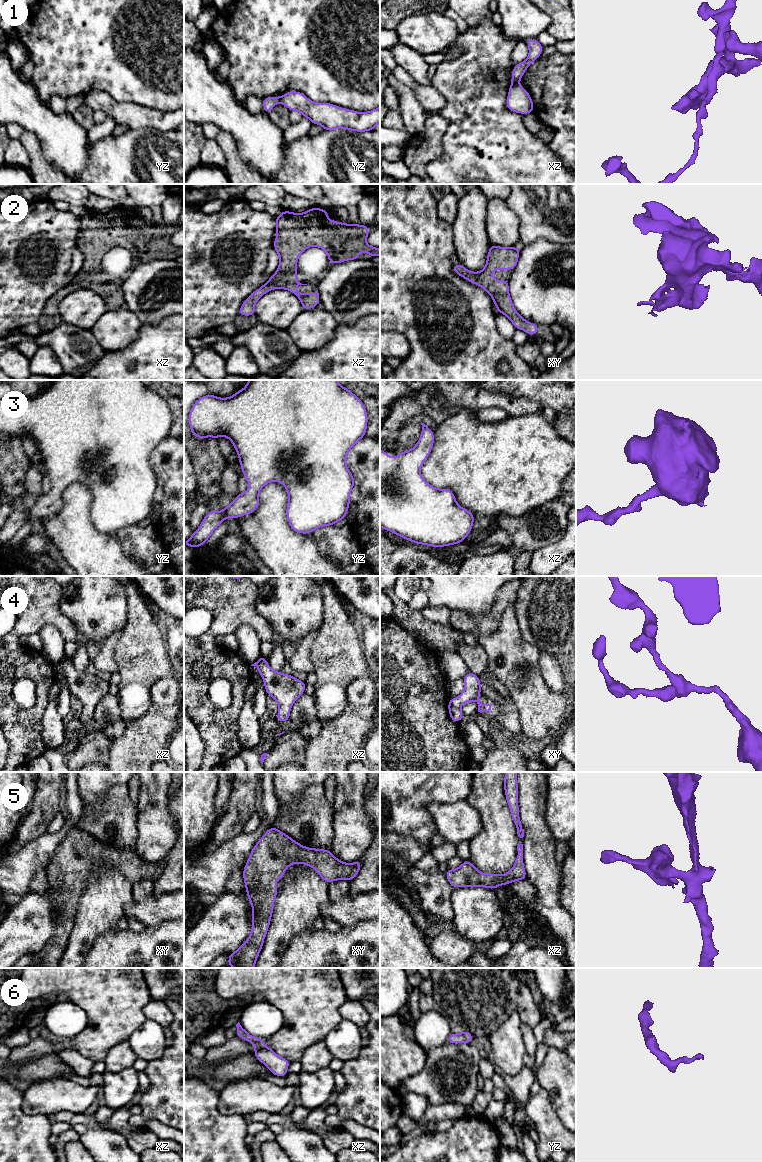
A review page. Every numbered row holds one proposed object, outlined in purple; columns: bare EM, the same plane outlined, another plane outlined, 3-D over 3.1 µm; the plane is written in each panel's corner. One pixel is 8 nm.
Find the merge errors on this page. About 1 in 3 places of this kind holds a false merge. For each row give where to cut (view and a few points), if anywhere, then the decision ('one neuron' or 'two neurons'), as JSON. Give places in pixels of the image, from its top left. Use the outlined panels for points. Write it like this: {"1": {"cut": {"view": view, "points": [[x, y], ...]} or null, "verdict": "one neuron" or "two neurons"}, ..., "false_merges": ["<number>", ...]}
{"1": {"cut": {"view": "xz", "points": [[517, 82], [512, 84]]}, "verdict": "two neurons"}, "2": {"cut": null, "verdict": "one neuron"}, "3": {"cut": null, "verdict": "one neuron"}, "4": {"cut": null, "verdict": "one neuron"}, "5": {"cut": null, "verdict": "one neuron"}, "6": {"cut": null, "verdict": "one neuron"}, "false_merges": ["1"]}

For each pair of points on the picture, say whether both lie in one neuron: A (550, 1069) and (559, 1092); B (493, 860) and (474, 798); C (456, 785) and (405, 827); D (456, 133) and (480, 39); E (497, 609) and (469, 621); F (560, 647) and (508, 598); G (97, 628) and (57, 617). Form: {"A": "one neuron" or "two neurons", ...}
{"A": "one neuron", "B": "one neuron", "C": "one neuron", "D": "one neuron", "E": "one neuron", "F": "two neurons", "G": "two neurons"}

